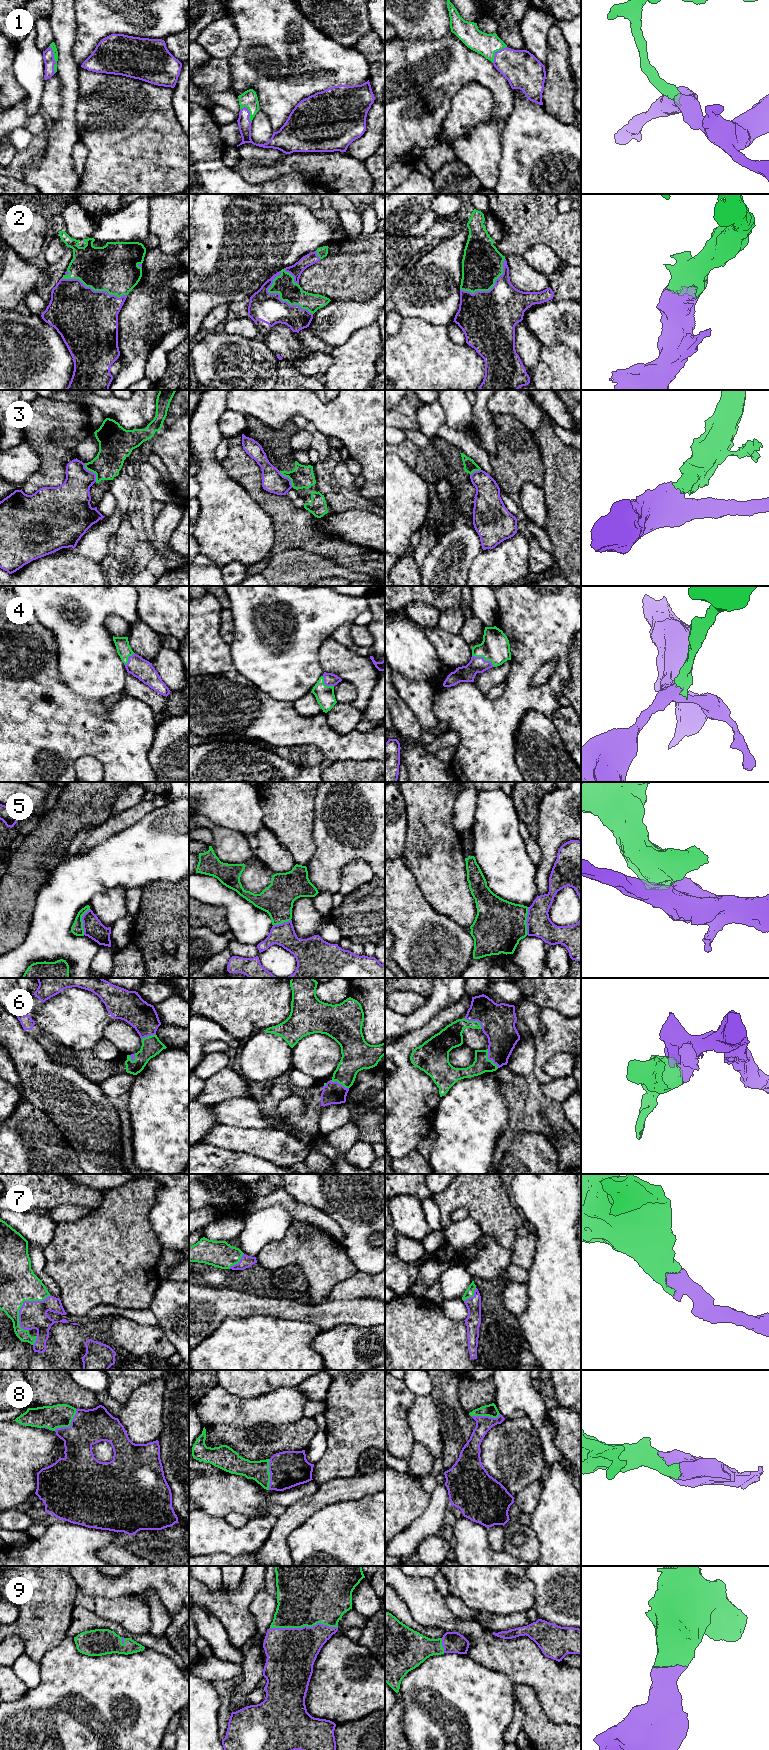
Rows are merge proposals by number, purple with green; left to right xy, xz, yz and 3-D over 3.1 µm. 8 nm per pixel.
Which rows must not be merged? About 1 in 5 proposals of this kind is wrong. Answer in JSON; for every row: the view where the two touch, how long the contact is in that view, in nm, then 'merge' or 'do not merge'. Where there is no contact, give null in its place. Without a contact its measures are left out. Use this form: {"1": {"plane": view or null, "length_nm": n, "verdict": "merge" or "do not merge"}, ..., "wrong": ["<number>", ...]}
{"1": {"plane": "xy", "length_nm": 220, "verdict": "merge"}, "2": {"plane": "xz", "length_nm": 440, "verdict": "merge"}, "3": {"plane": "xy", "length_nm": 180, "verdict": "do not merge"}, "4": {"plane": "yz", "length_nm": 200, "verdict": "merge"}, "5": {"plane": "yz", "length_nm": 220, "verdict": "do not merge"}, "6": {"plane": "yz", "length_nm": 180, "verdict": "merge"}, "7": {"plane": "xy", "length_nm": 360, "verdict": "merge"}, "8": {"plane": "xy", "length_nm": 260, "verdict": "merge"}, "9": {"plane": "xz", "length_nm": 550, "verdict": "merge"}, "wrong": ["3", "5"]}

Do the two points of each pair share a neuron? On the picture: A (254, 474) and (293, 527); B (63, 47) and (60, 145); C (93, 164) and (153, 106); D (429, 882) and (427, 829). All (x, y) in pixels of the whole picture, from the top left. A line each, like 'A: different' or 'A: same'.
A: same
B: same
C: same
D: same

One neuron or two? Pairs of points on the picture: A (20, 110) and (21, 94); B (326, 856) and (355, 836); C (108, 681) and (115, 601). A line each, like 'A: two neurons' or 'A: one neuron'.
A: two neurons
B: one neuron
C: one neuron

